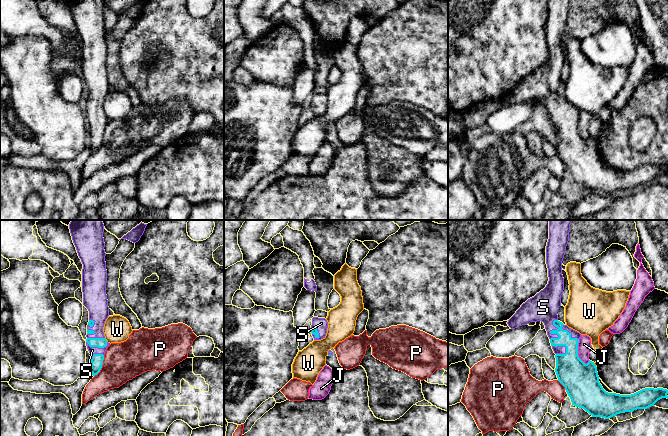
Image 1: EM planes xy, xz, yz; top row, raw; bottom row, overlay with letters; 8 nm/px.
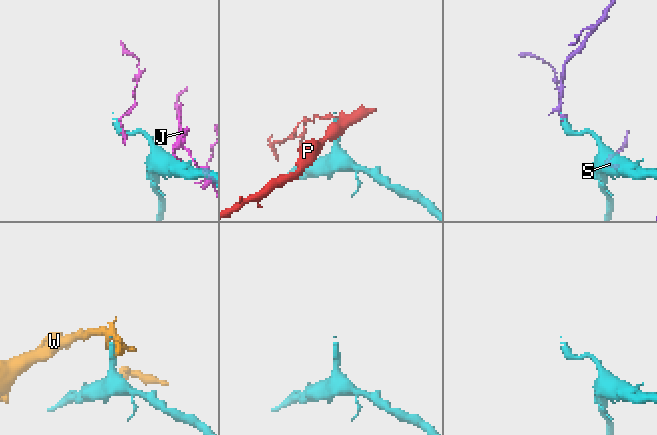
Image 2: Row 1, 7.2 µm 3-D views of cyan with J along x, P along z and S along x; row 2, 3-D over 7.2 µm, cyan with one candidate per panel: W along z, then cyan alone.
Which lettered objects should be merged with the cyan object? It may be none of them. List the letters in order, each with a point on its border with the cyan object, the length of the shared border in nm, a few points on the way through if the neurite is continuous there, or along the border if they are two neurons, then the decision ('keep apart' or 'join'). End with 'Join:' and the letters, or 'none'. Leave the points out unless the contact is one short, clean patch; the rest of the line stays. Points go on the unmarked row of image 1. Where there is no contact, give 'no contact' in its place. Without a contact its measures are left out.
J: meets cyan in yz at (577, 128); contact 220 nm long; keep apart
P: meets cyan in xy at (101, 142); contact 190 nm long; keep apart
S: meets cyan in yz at (551, 107); contact 180 nm long; join
W: meets cyan in xy at (106, 116); contact 40 nm long; keep apart
Join: S

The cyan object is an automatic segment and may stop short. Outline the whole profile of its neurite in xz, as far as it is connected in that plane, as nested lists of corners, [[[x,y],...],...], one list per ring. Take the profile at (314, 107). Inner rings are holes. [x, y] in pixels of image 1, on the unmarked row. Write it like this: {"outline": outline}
{"outline": [[[313,93],[311,104],[314,116],[321,116],[326,112],[328,98],[325,94]]]}

